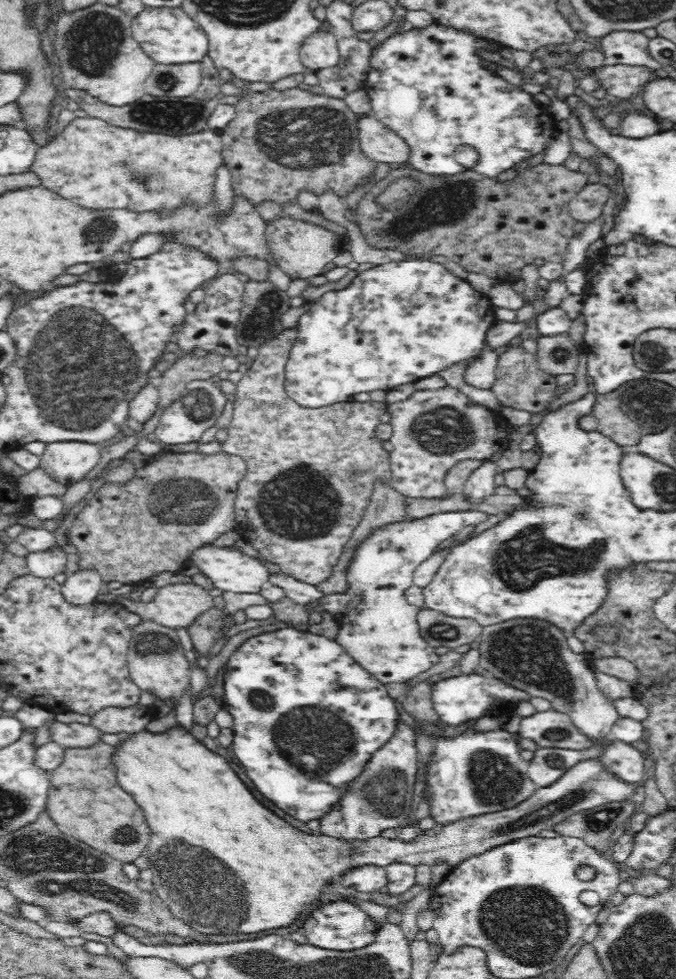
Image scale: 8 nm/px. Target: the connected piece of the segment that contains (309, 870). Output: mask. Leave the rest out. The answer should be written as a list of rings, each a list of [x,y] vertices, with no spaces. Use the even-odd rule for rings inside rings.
[[[180,726],[174,727],[167,735],[145,730],[132,734],[122,744],[122,748],[118,748],[116,766],[120,786],[142,806],[144,816],[152,828],[152,846],[146,850],[150,852],[148,855],[151,859],[147,876],[154,885],[154,892],[172,916],[183,921],[193,931],[224,936],[236,932],[254,934],[290,926],[308,906],[322,898],[324,886],[338,883],[341,876],[353,868],[366,865],[387,867],[394,863],[408,864],[414,868],[420,865],[432,868],[438,864],[454,868],[472,856],[506,844],[508,840],[539,835],[541,831],[553,829],[556,824],[580,811],[628,797],[632,790],[637,795],[639,789],[638,785],[625,784],[605,772],[605,768],[597,764],[597,759],[586,760],[574,765],[553,784],[538,787],[532,796],[512,808],[466,816],[448,823],[436,823],[433,828],[424,831],[417,828],[416,838],[405,842],[398,837],[385,838],[381,835],[370,838],[338,838],[322,833],[308,834],[292,828],[252,798],[248,788],[222,756],[212,754]]]

